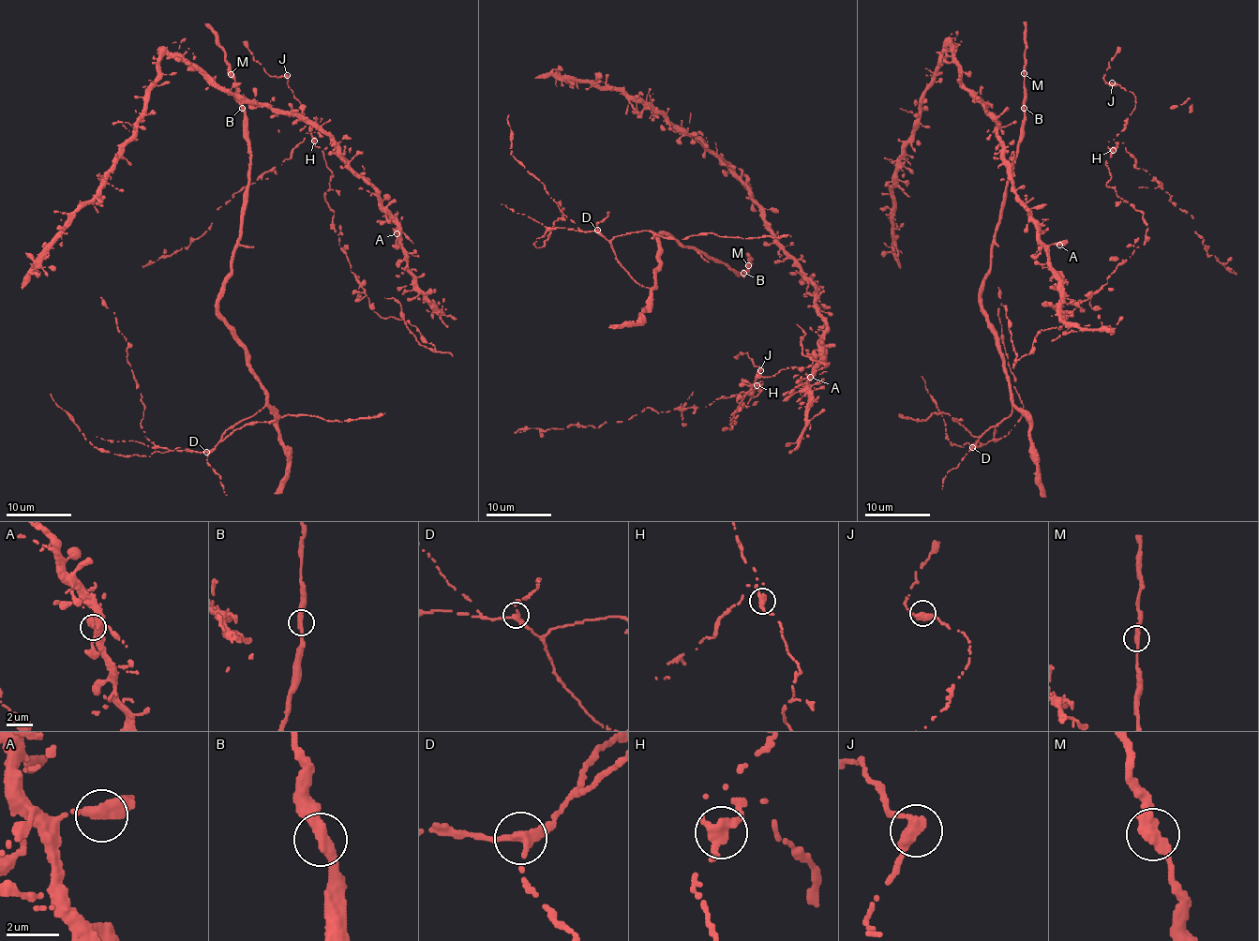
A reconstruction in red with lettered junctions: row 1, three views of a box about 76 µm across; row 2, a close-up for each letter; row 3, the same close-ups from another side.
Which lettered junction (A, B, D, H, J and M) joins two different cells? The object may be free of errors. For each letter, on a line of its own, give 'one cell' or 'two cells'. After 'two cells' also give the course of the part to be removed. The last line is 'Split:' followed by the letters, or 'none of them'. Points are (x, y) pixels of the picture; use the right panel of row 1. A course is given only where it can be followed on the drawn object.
A: one cell
B: one cell
D: one cell
H: two cells
J: one cell
M: one cell
Split: H

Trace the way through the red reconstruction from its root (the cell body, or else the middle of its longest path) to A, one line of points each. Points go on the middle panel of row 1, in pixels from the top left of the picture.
A: (817, 296), (814, 303), (826, 327), (818, 343), (823, 355), (810, 377)

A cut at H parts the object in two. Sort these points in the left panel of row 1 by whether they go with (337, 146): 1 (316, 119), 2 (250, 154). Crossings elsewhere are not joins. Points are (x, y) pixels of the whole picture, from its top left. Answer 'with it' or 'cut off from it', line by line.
1: with it
2: with it

